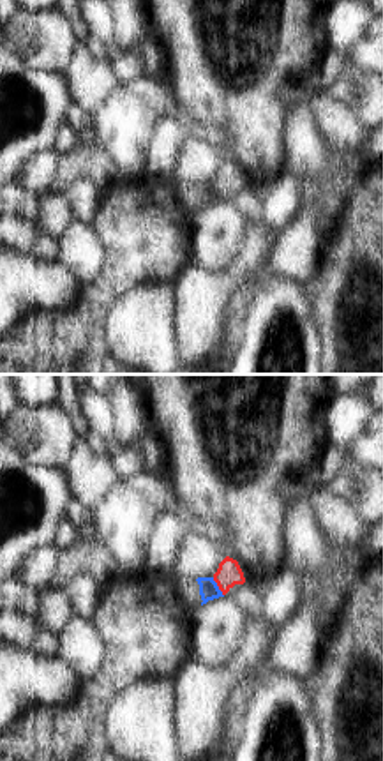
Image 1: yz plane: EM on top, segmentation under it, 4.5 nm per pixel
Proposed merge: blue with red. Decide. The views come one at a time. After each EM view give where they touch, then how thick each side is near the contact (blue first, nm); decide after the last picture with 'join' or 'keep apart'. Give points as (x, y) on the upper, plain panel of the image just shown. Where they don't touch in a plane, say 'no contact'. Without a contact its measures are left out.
(217, 191) | 90/120 nm

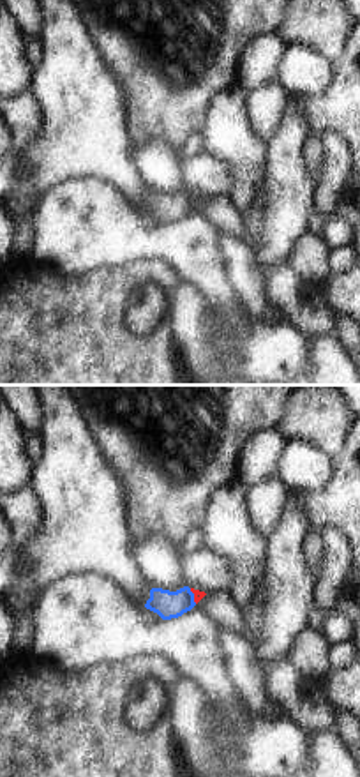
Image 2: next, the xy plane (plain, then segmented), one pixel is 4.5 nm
(193, 200) | 130/50 nm

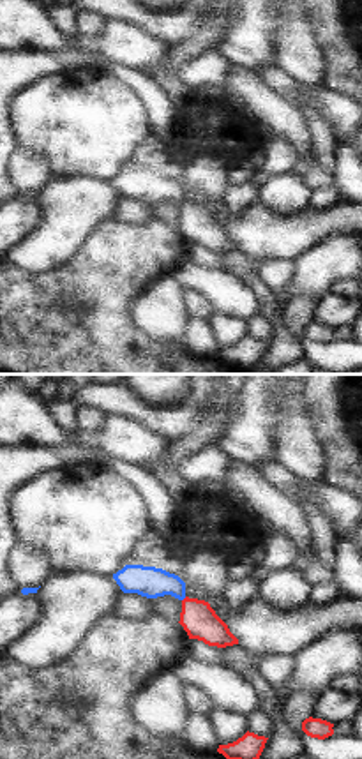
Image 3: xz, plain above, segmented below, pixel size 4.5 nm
no contact

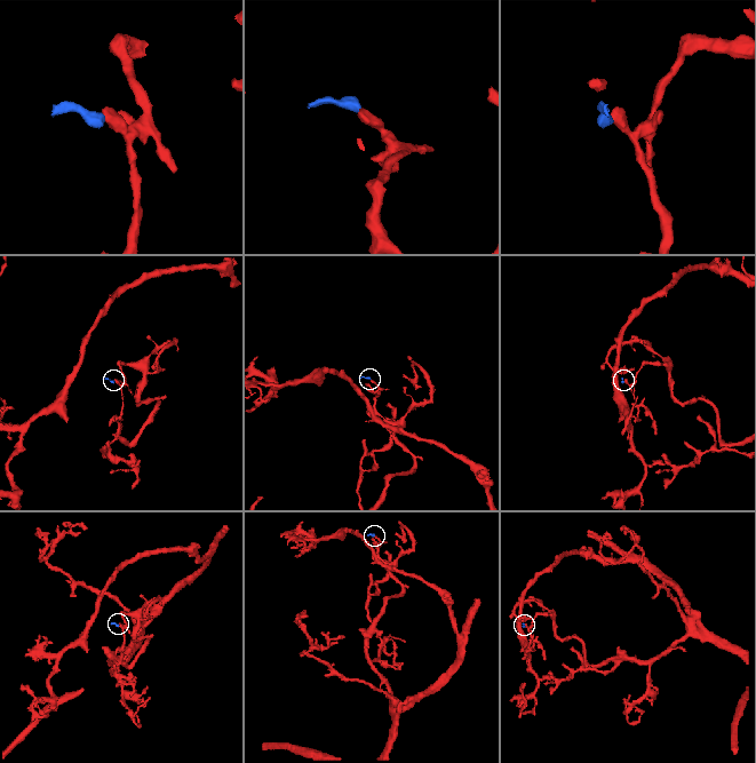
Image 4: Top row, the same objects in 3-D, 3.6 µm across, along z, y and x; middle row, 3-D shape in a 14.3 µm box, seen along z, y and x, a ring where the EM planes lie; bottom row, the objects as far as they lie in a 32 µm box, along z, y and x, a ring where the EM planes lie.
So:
keep apart

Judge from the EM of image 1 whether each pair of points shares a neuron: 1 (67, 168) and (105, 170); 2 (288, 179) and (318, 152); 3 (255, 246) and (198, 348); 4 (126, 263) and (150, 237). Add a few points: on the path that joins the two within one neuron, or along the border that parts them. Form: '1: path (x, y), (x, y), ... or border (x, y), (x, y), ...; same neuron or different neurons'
1: path (76, 168), (96, 168); same neuron
2: border (286, 168), (293, 172); different neurons
3: path (237, 271), (202, 306), (200, 323); same neuron
4: path (133, 256), (143, 244); same neuron

